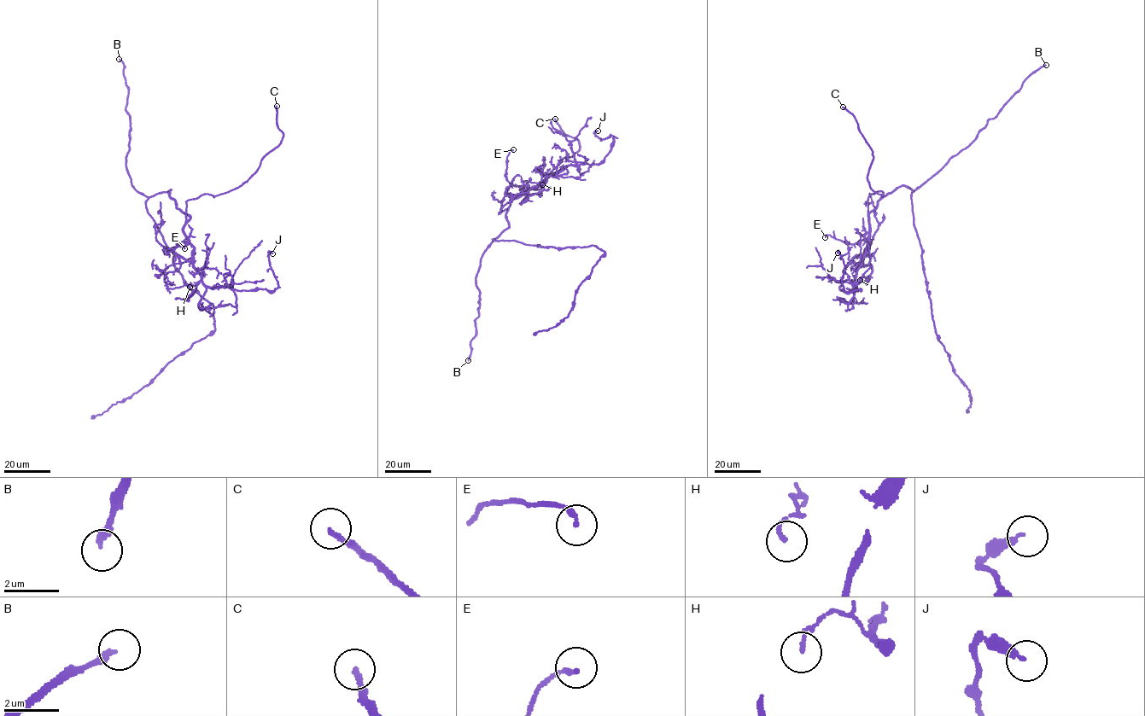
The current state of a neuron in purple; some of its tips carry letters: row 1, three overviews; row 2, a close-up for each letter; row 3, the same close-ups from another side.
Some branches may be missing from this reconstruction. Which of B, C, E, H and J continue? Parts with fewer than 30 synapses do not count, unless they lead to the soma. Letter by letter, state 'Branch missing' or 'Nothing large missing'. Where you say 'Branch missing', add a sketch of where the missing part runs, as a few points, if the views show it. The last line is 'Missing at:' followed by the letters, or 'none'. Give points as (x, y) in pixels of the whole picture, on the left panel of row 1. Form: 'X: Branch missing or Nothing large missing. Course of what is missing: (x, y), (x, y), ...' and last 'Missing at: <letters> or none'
B: Branch missing
C: Branch missing. Course of what is missing: (277, 106), (280, 108), (282, 119), (263, 123)
E: Nothing large missing
H: Nothing large missing
J: Nothing large missing
Missing at: B, C

